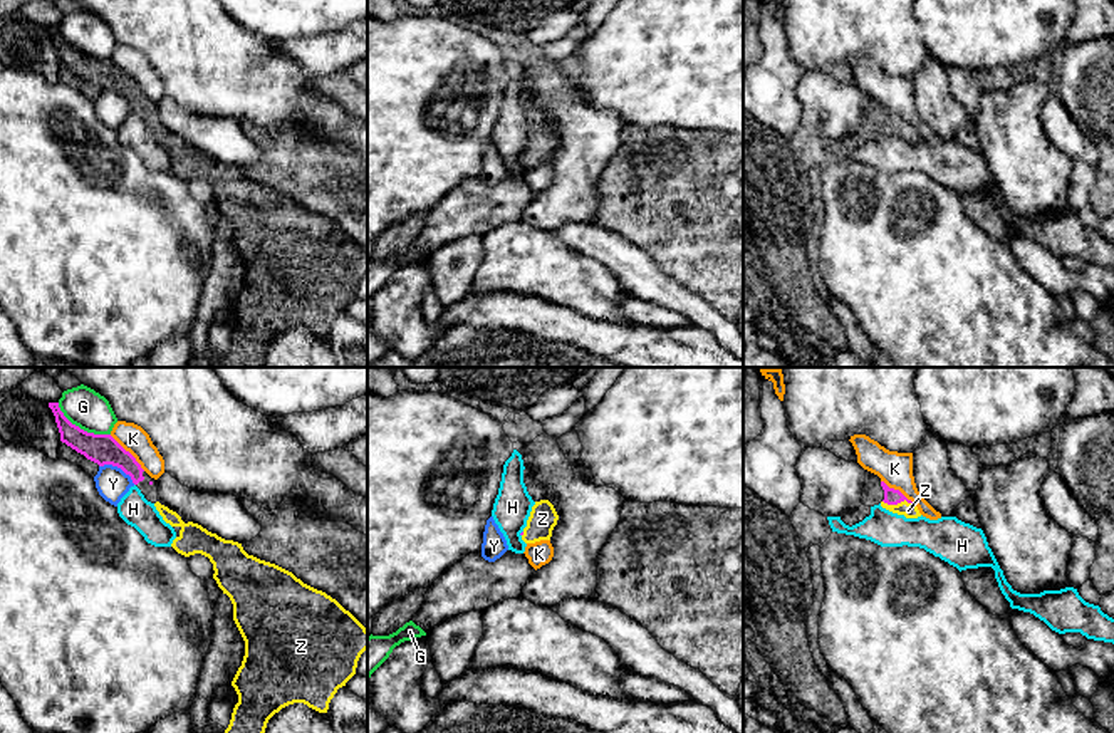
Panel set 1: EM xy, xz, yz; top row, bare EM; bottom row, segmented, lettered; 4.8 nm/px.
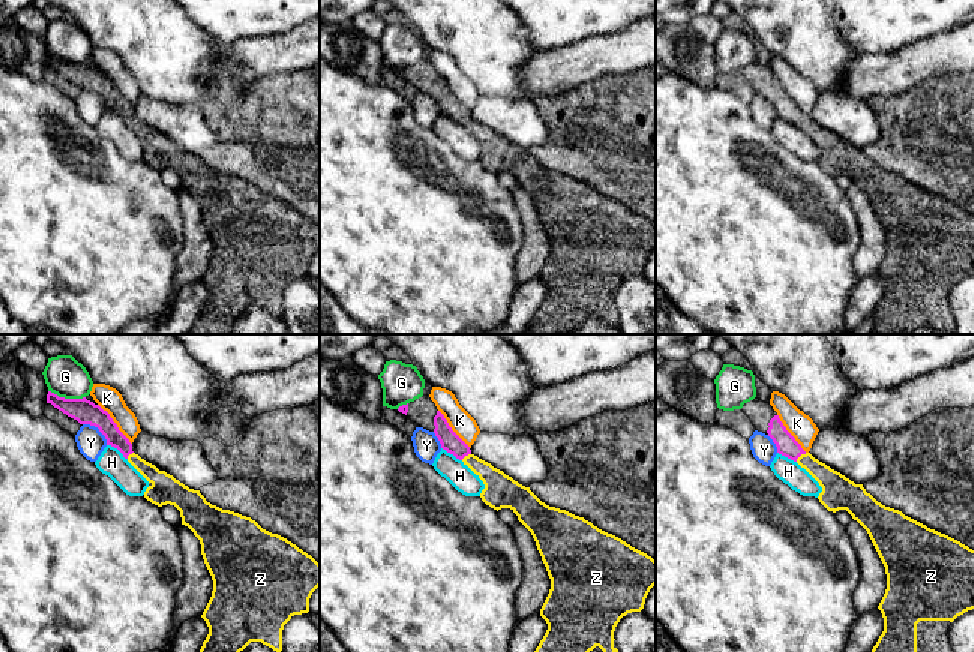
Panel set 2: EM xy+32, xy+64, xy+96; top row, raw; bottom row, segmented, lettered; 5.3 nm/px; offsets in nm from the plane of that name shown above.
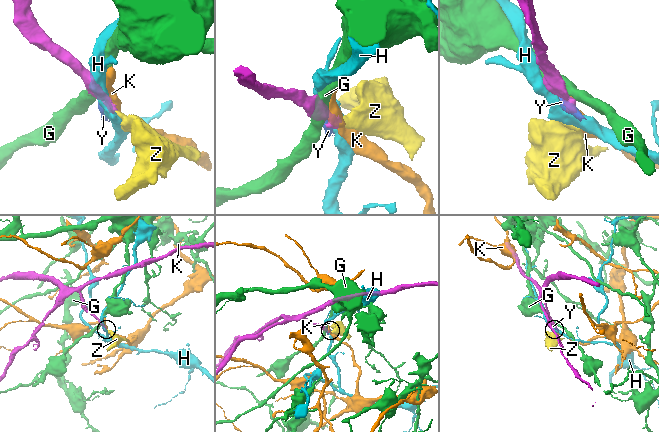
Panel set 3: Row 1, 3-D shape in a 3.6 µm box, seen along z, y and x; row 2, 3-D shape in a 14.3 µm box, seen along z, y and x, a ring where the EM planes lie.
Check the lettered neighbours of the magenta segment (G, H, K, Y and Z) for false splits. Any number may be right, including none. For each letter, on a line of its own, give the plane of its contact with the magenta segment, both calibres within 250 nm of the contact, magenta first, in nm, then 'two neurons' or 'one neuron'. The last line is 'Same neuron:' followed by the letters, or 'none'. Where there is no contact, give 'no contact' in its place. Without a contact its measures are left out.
G: xy | 140/190 nm | two neurons
H: no contact | two neurons
K: xy | 140/140 nm | two neurons
Y: xy | 140/160 nm | two neurons
Z: yz | 80/70 nm | one neuron
Same neuron: Z

